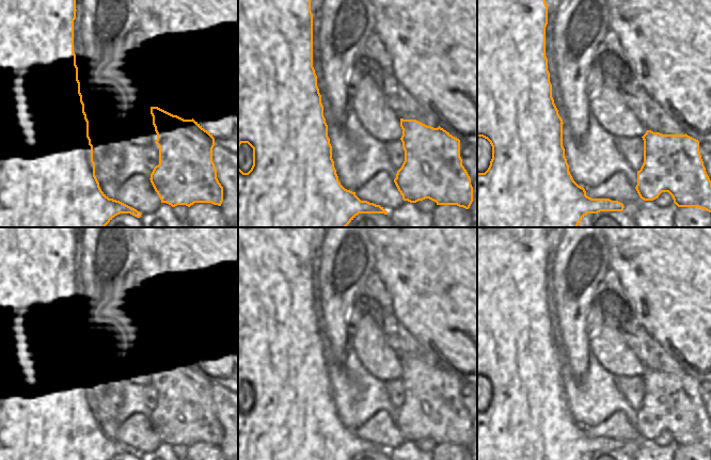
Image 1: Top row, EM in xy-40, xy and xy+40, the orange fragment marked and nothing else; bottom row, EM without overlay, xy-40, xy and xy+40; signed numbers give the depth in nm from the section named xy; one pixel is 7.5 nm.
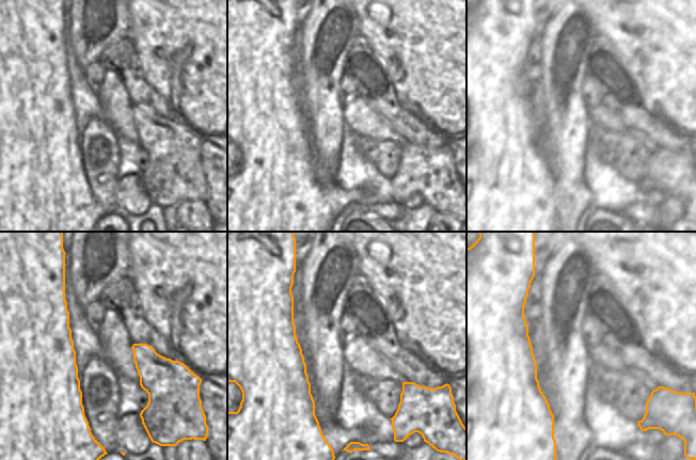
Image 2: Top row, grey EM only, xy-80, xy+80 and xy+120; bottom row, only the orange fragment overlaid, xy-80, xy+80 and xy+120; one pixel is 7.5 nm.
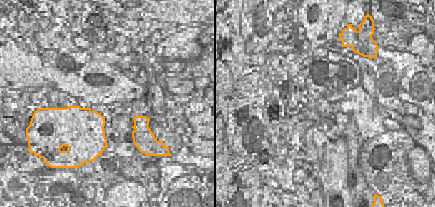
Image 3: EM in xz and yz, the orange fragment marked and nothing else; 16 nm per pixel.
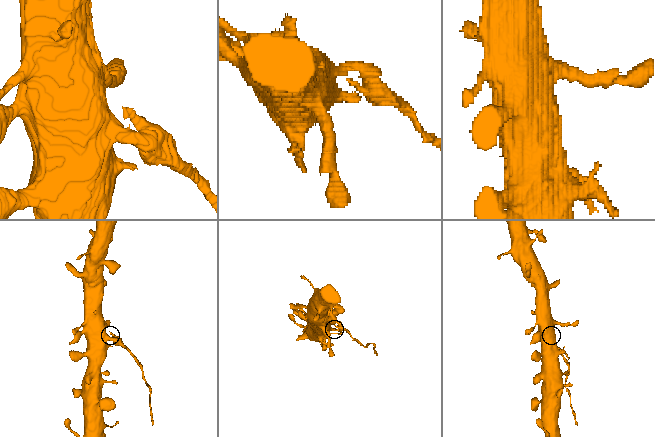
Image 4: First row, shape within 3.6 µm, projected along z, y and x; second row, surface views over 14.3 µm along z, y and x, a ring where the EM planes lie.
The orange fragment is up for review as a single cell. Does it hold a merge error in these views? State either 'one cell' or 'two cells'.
two cells

